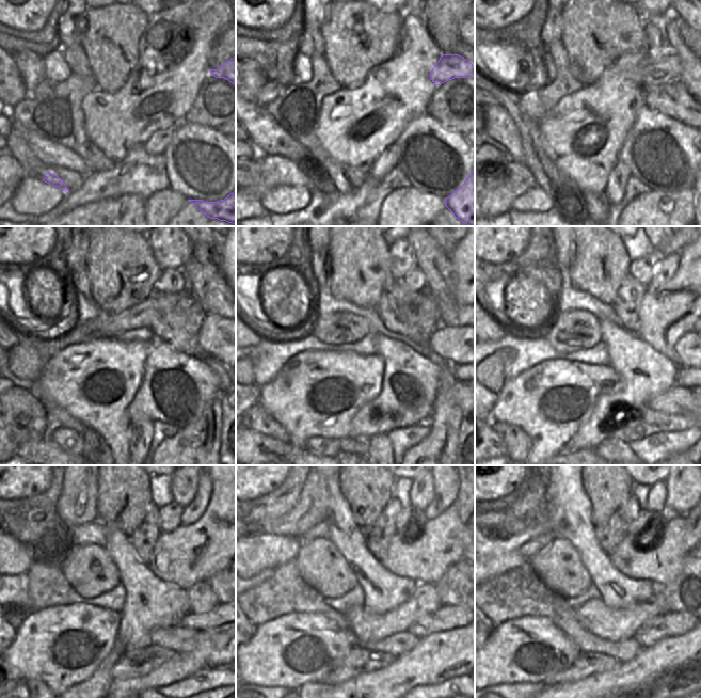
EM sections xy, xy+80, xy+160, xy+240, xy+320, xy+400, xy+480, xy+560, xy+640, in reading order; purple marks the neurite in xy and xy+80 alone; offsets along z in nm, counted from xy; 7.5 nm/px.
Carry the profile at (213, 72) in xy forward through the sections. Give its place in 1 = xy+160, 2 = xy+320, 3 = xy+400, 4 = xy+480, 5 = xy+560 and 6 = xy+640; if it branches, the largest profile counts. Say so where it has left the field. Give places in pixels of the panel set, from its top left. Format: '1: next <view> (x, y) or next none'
1: next xy+160 (668, 68)
2: next xy+320 (336, 328)
3: next xy+400 (572, 331)
4: next xy+480 (90, 571)
5: next xy+560 (320, 565)
6: next xy+640 (559, 567)

